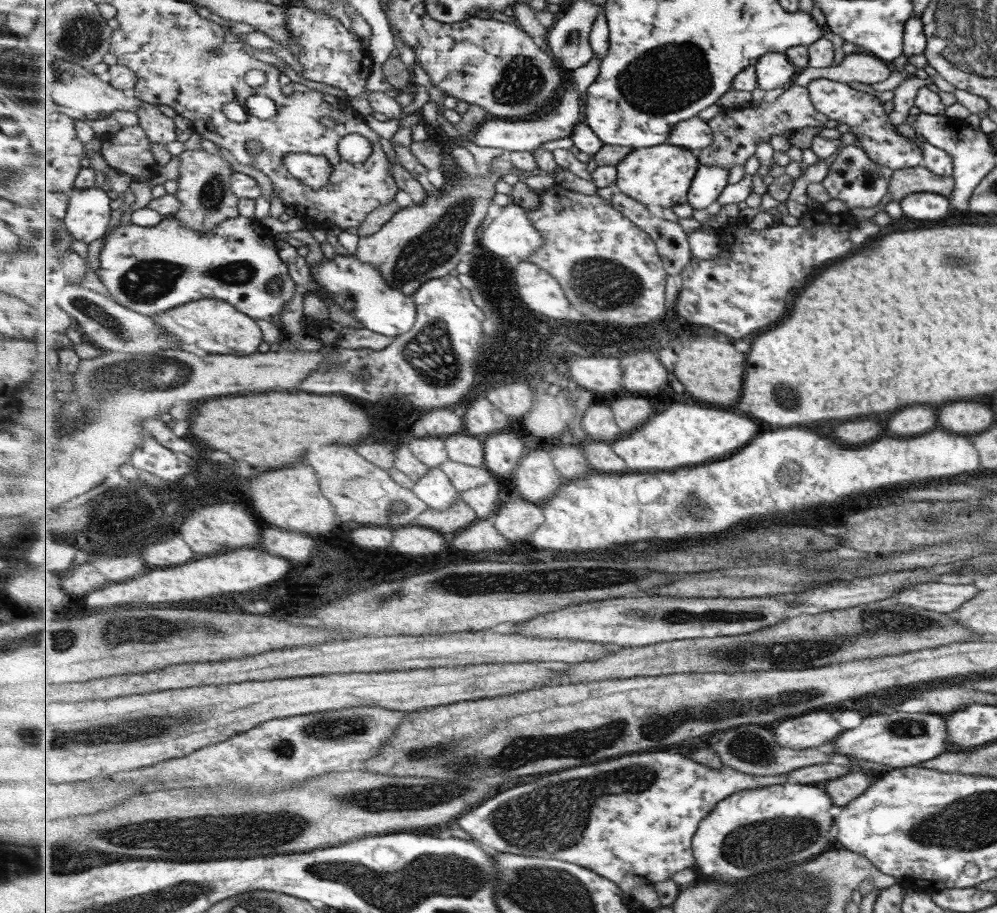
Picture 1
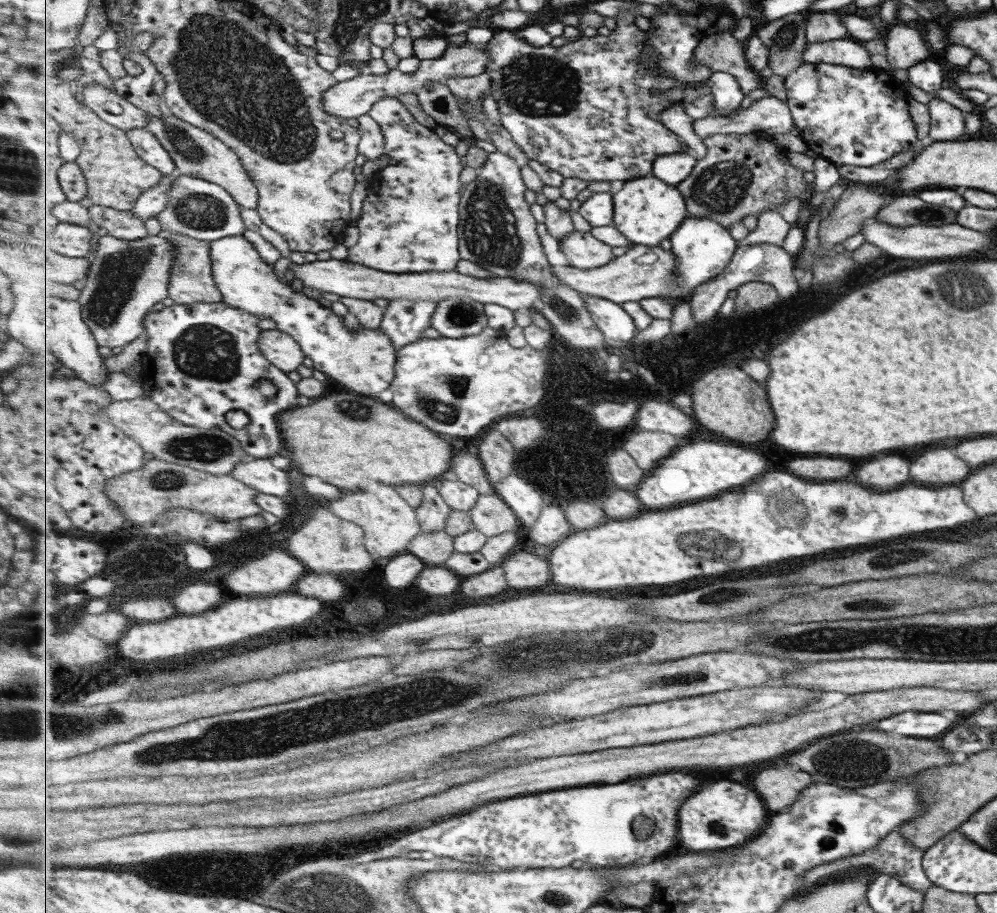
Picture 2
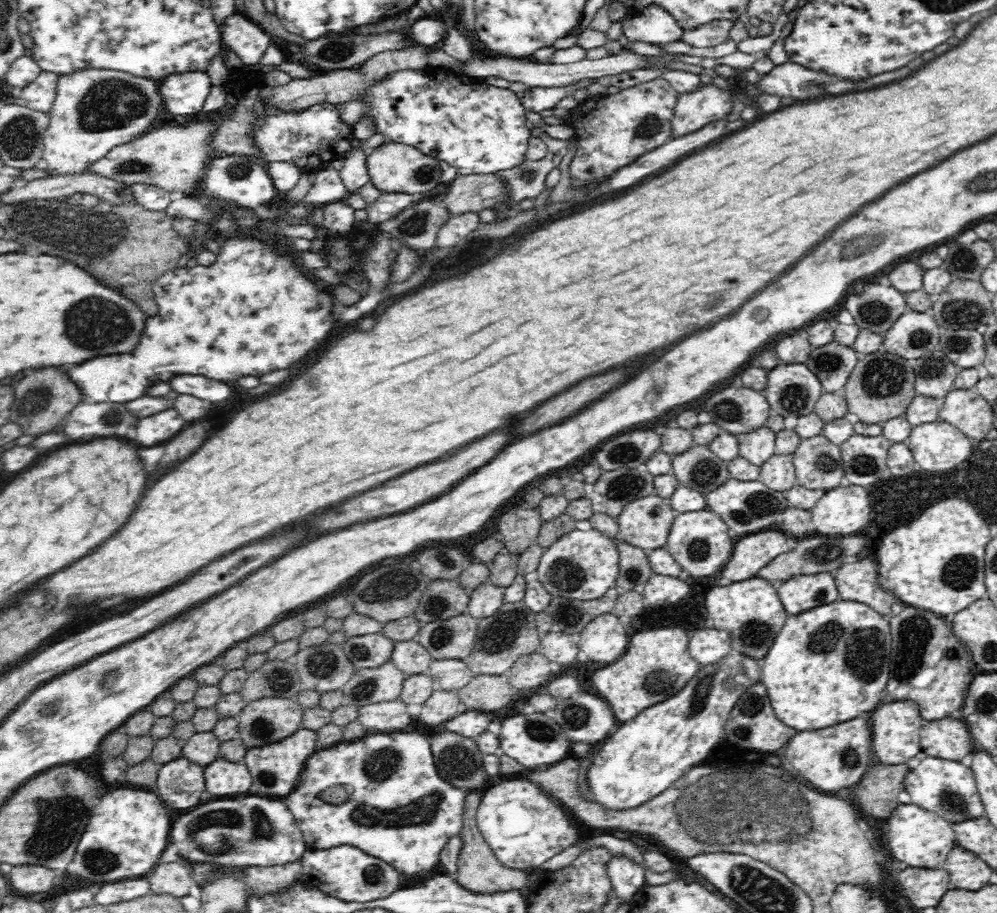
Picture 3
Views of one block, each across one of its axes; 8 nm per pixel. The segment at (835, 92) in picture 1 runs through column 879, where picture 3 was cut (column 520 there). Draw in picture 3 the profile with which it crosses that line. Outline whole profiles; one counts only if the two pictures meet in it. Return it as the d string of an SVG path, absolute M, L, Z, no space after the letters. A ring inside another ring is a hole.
M428 68L422 72L402 70L388 76L382 84L372 86L362 101L373 104L373 110L364 117L376 119L378 133L416 147L435 159L445 160L457 168L458 175L496 175L524 164L527 159L531 130L524 125L527 119L522 101L510 89L490 85L477 77L443 71L441 68Z

